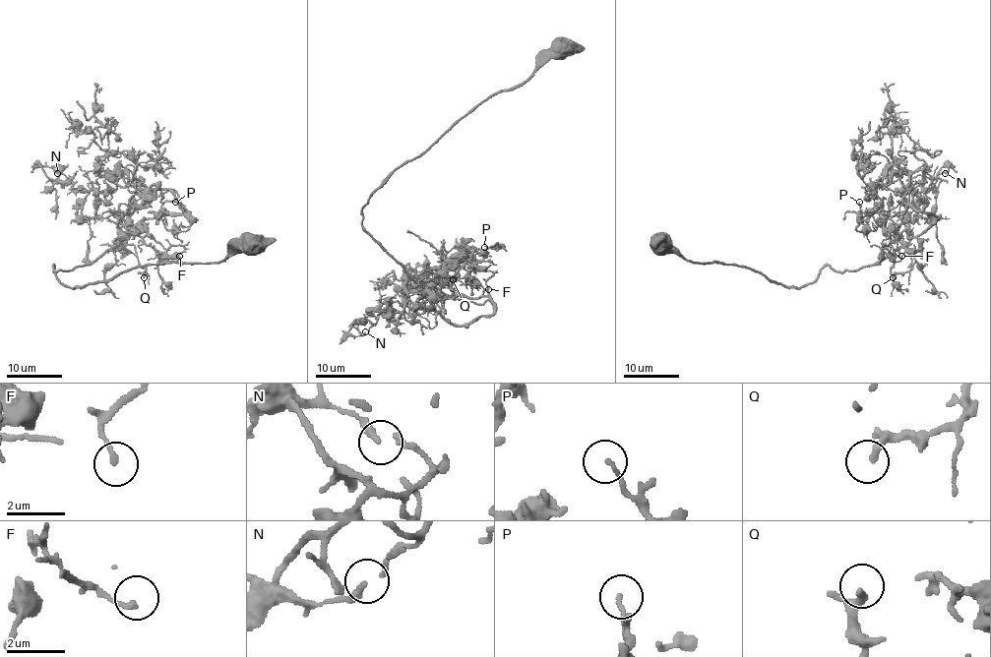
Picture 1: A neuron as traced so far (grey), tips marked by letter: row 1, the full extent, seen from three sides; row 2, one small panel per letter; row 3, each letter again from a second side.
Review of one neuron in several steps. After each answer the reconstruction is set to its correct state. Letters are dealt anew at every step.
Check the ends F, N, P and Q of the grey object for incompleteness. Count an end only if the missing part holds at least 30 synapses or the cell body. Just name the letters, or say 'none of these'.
none of these

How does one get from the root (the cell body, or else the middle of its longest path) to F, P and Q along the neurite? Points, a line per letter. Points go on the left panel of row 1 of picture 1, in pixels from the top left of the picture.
F: (255, 245), (74, 287), (54, 270), (96, 260), (129, 221), (160, 252), (181, 245), (179, 256)
P: (255, 245), (83, 286), (57, 277), (144, 218), (185, 211), (165, 201), (163, 224), (185, 231), (175, 202)
Q: (255, 245), (219, 262), (136, 266), (74, 287), (54, 266), (72, 270), (124, 246), (144, 277)

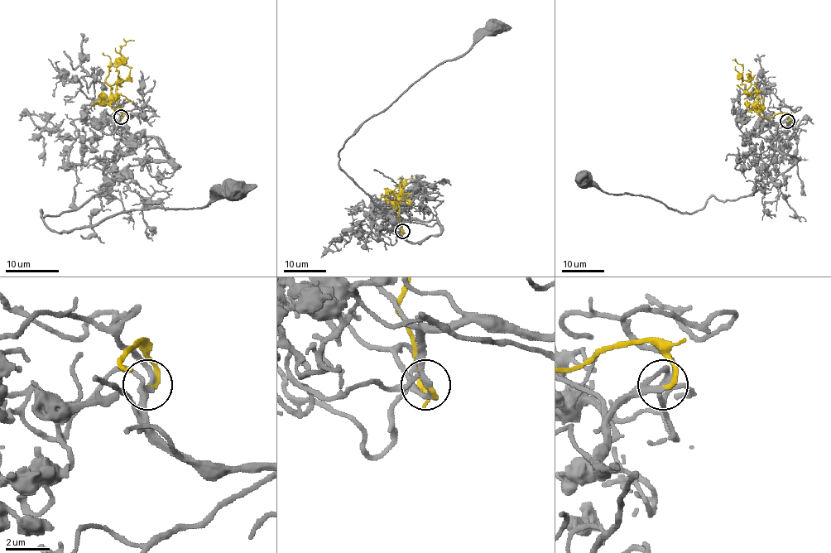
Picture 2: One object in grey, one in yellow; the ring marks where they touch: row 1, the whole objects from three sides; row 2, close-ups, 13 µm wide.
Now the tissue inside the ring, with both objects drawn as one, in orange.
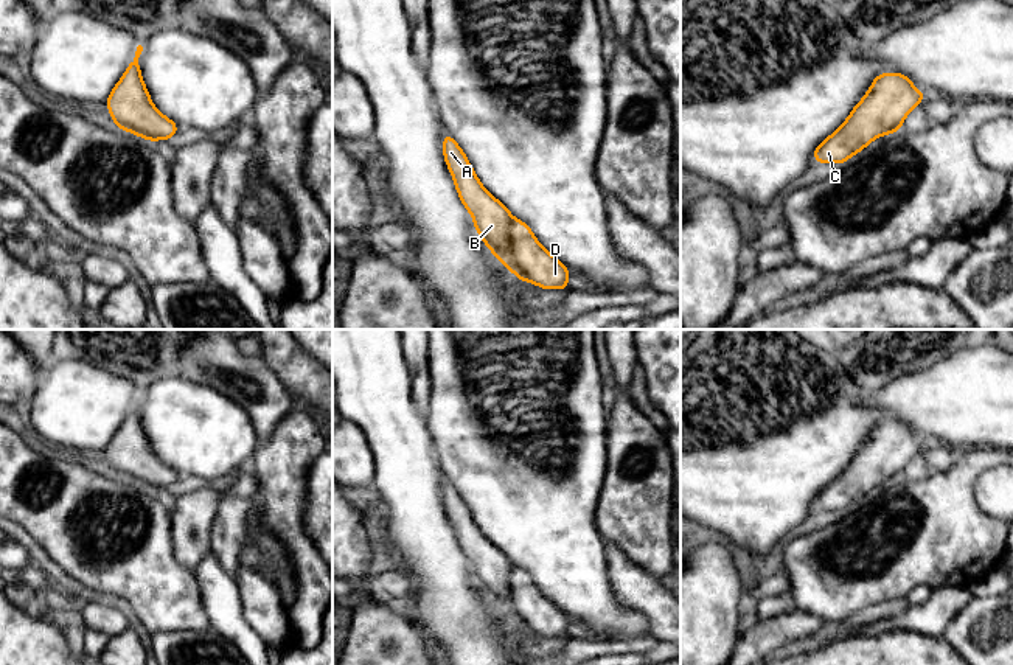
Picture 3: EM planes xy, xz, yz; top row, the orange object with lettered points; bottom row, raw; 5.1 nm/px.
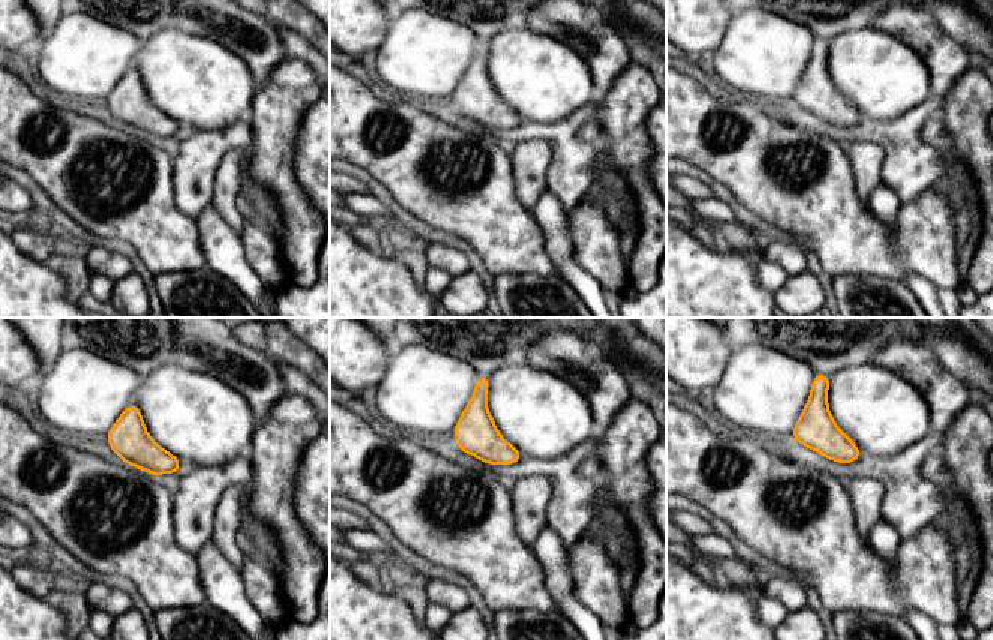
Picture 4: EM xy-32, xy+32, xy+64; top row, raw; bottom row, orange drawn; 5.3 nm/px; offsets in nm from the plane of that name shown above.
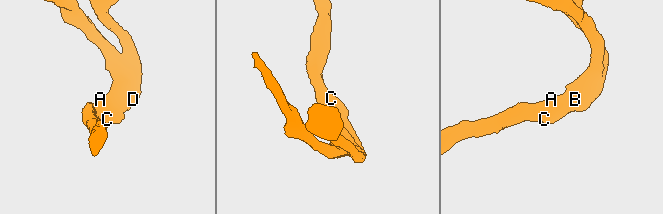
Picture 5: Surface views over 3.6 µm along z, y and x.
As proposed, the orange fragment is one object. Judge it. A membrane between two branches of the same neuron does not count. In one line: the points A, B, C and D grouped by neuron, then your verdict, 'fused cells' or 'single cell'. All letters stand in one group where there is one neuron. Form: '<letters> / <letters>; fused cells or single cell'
A B C D; single cell

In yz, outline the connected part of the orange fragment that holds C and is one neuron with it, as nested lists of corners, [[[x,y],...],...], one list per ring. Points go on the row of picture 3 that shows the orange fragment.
[[[881,73],[844,124],[814,149],[813,158],[836,165],[848,162],[875,138],[900,131],[907,113],[924,98],[906,75]]]

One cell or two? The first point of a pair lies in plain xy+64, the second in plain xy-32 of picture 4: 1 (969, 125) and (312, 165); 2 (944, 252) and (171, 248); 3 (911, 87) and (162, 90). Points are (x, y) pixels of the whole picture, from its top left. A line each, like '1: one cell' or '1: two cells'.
1: two cells
2: one cell
3: one cell

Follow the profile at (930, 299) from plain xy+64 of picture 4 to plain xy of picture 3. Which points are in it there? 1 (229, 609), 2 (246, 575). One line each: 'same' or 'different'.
1: same
2: different

